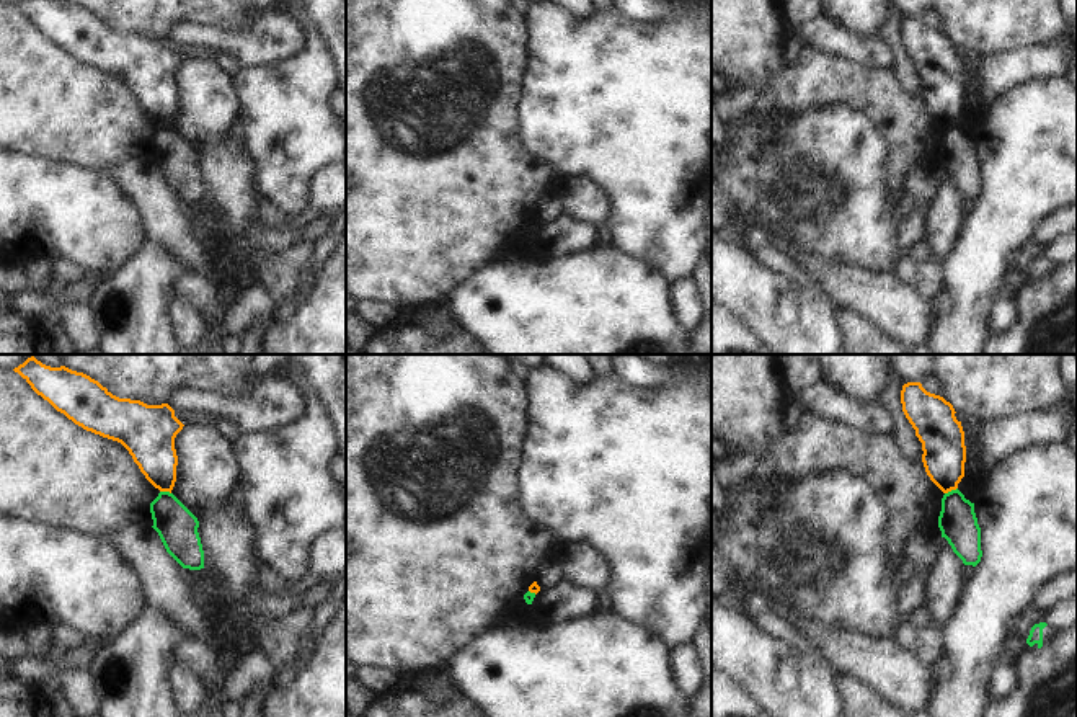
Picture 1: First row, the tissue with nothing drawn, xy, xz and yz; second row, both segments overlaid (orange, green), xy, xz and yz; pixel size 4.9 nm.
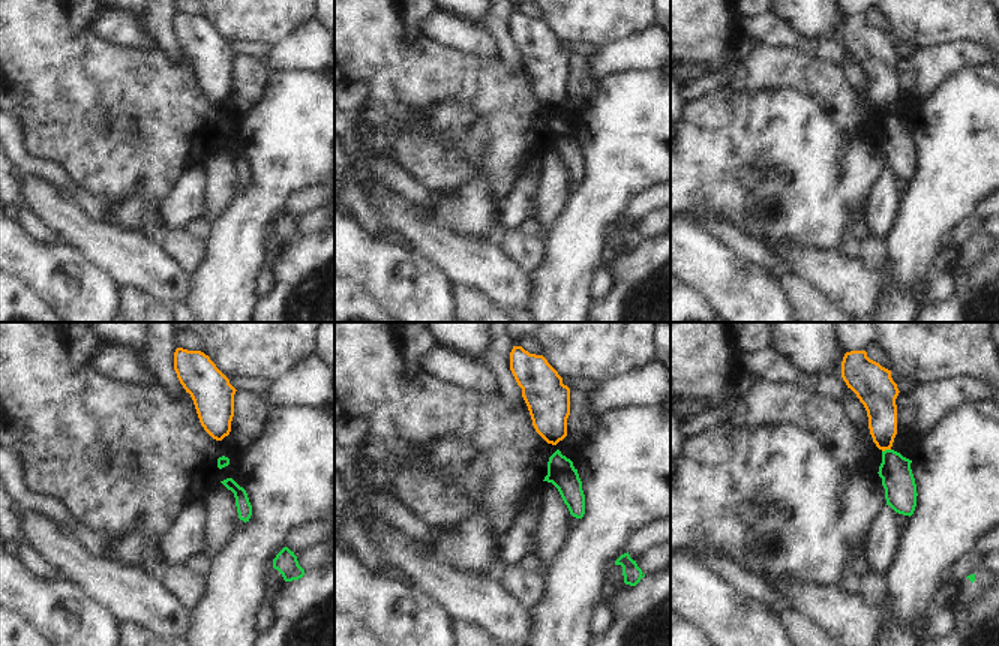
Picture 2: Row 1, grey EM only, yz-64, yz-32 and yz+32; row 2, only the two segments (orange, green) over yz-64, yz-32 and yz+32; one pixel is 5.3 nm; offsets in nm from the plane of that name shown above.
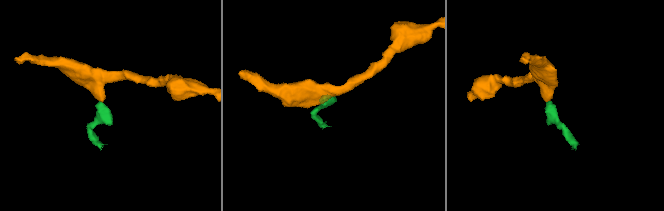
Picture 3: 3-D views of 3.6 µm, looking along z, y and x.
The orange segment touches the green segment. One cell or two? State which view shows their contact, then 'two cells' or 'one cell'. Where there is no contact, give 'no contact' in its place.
yz | two cells

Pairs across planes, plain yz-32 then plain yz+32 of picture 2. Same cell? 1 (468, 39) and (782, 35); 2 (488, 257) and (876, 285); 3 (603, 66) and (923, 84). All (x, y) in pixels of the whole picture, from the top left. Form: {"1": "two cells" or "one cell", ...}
{"1": "one cell", "2": "one cell", "3": "one cell"}

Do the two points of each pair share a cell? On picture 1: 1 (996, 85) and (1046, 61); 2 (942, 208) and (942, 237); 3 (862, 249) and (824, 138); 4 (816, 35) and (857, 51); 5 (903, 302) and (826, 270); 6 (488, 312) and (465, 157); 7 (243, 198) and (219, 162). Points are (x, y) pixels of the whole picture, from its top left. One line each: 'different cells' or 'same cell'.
1: same cell
2: same cell
3: same cell
4: same cell
5: same cell
6: different cells
7: same cell

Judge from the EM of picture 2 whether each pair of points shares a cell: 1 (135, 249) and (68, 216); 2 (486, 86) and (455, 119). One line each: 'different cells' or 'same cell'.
1: same cell
2: different cells

